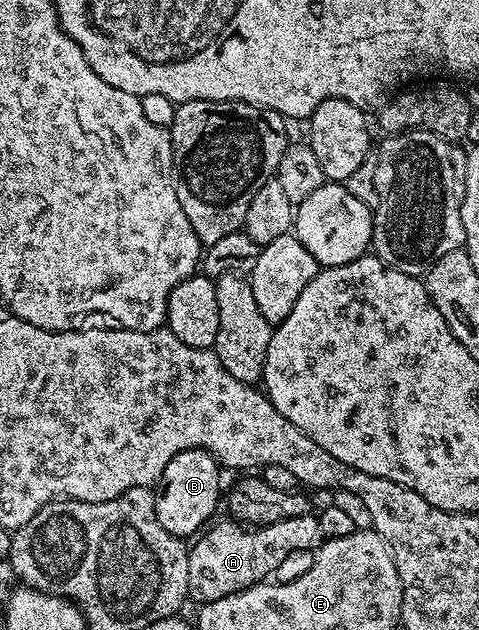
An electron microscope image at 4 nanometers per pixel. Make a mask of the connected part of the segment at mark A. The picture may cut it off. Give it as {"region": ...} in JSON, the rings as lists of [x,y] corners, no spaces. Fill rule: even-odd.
{"region":[[[312,514],[253,528],[245,526],[239,519],[231,519],[217,519],[211,526],[205,527],[195,537],[196,545],[193,543],[189,547],[188,594],[193,601],[197,600],[197,605],[218,602],[218,598],[226,598],[226,594],[238,594],[250,586],[265,583],[271,577],[268,575],[278,571],[291,556],[315,553],[324,540],[316,516]]]}

